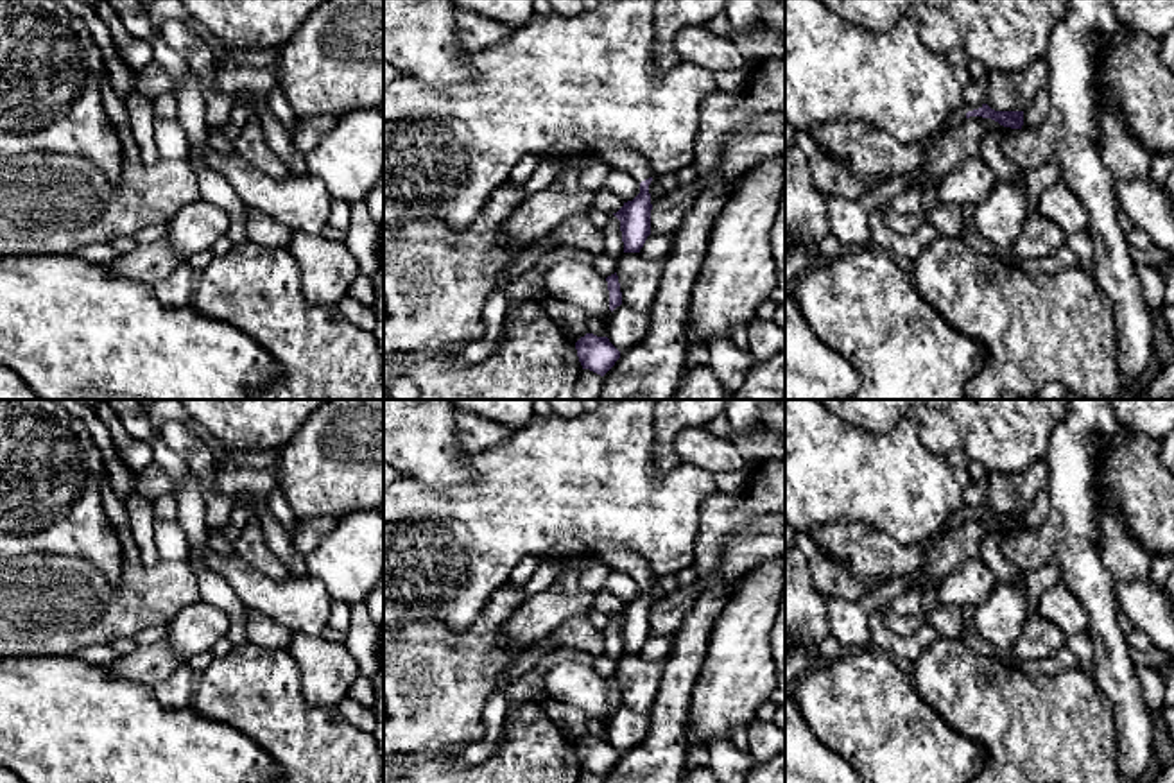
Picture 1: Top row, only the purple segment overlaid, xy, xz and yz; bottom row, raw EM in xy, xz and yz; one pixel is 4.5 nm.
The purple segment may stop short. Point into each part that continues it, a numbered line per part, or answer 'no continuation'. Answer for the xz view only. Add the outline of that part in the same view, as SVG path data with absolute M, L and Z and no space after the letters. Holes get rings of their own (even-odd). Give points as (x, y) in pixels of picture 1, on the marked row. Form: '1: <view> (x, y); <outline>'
1: xz (622, 158); M602 145L588 158L606 163L611 170L627 172L638 183L654 177L654 172L651 170L647 159L627 145Z

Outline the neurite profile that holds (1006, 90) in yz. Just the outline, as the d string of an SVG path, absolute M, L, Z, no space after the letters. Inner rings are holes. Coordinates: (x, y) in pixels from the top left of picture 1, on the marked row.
M1038 59L1018 72L989 72L986 102L995 111L1025 111L1034 95L1047 88L1049 66Z

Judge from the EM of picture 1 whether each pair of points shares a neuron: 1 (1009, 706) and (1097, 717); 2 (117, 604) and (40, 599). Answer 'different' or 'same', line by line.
1: same
2: same

